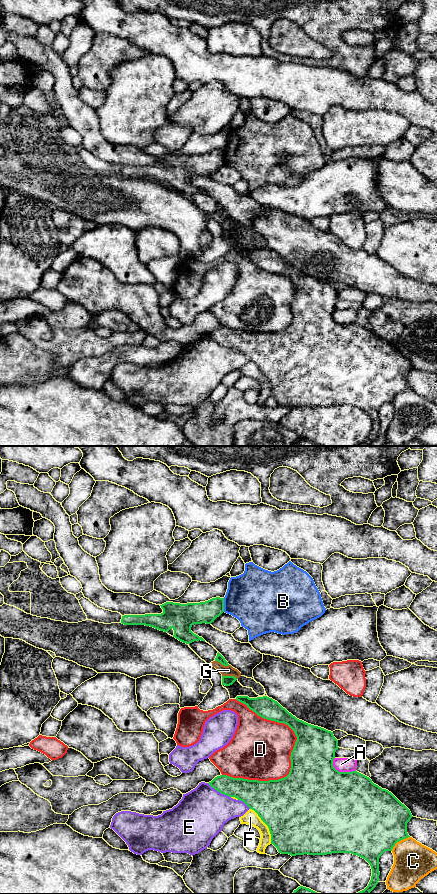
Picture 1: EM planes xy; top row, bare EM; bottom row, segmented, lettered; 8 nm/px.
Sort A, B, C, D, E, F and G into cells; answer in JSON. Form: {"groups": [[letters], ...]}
{"groups": [["A"], ["B"], ["C"], ["D"], ["E"], ["F"], ["G"]]}

